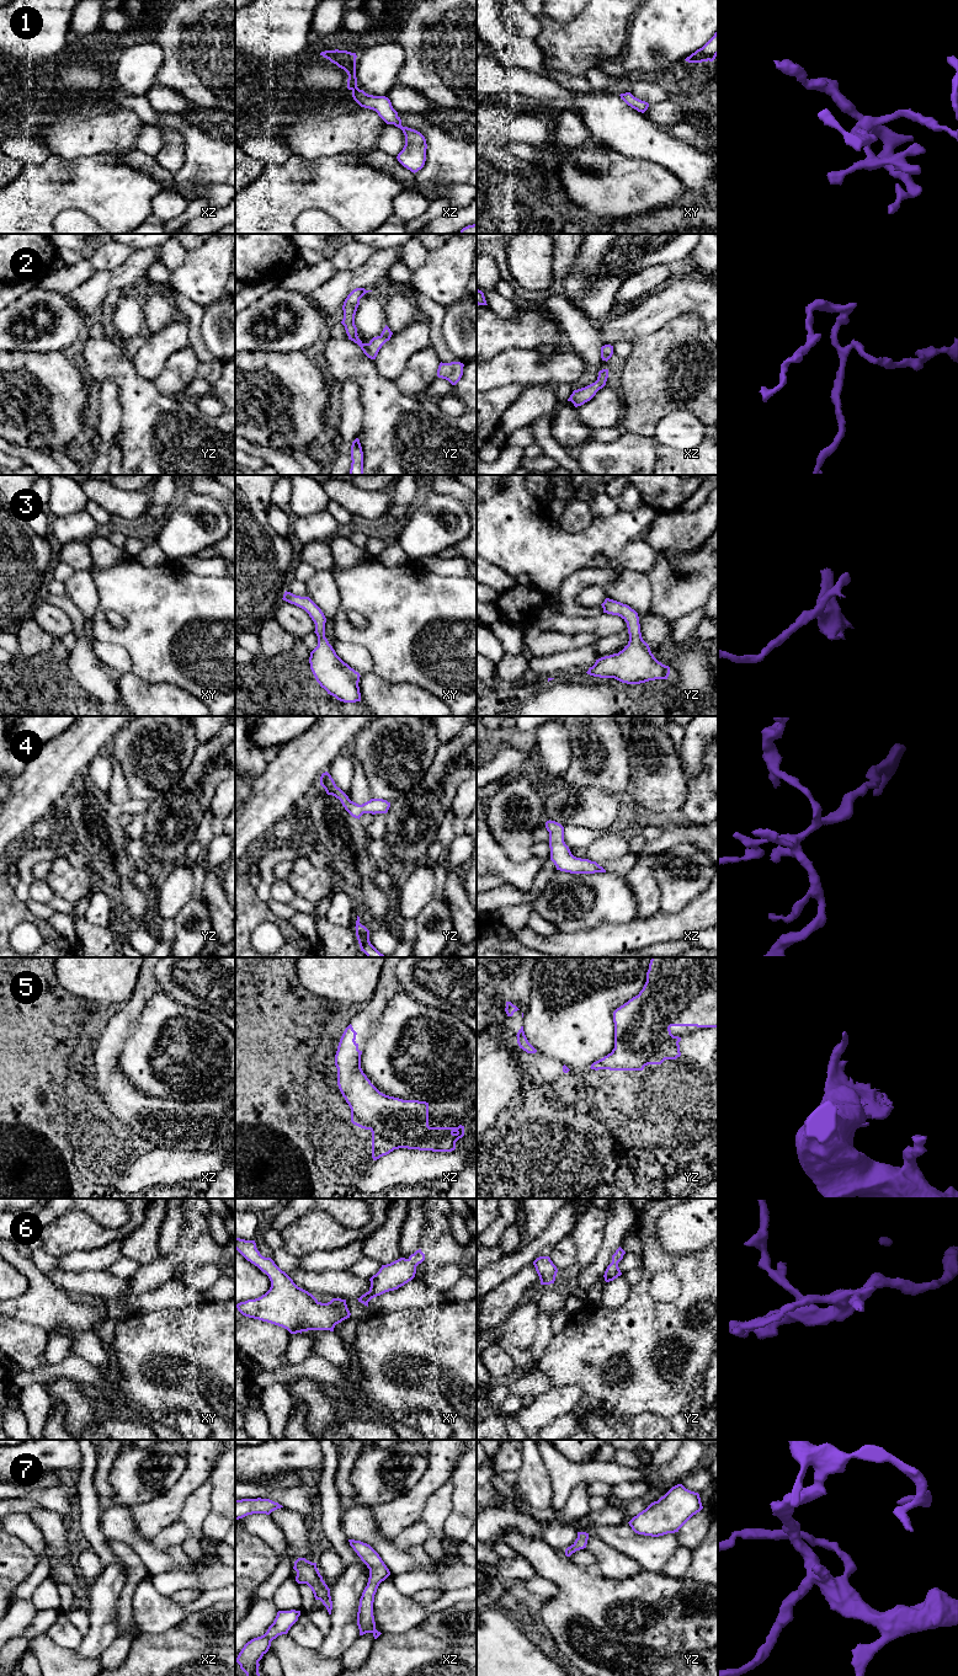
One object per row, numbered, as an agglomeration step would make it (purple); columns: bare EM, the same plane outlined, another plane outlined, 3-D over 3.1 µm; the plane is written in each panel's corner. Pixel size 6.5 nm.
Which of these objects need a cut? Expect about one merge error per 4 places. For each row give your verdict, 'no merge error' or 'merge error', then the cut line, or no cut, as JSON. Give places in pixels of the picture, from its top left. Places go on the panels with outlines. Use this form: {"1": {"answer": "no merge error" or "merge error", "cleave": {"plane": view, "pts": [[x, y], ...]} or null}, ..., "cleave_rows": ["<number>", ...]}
{"1": {"answer": "no merge error", "cleave": null}, "2": {"answer": "no merge error", "cleave": null}, "3": {"answer": "no merge error", "cleave": null}, "4": {"answer": "no merge error", "cleave": null}, "5": {"answer": "no merge error", "cleave": null}, "6": {"answer": "no merge error", "cleave": null}, "7": {"answer": "no merge error", "cleave": null}, "cleave_rows": []}

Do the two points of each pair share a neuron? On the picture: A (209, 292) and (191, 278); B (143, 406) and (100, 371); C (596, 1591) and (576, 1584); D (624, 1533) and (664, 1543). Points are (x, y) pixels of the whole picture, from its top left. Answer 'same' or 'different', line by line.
A: same
B: same
C: same
D: same

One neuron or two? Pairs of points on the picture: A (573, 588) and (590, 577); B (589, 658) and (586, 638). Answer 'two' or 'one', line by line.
A: one
B: two

